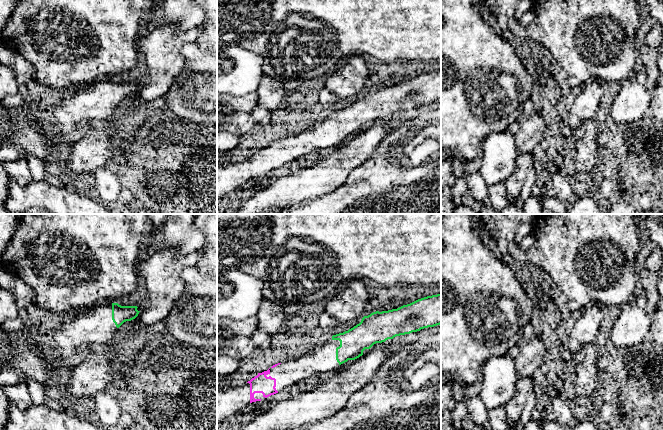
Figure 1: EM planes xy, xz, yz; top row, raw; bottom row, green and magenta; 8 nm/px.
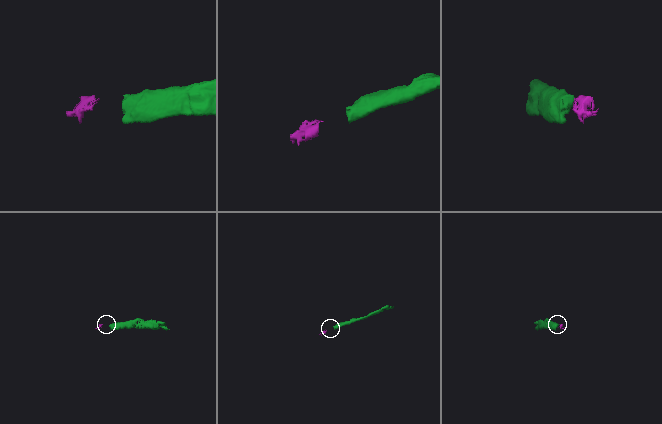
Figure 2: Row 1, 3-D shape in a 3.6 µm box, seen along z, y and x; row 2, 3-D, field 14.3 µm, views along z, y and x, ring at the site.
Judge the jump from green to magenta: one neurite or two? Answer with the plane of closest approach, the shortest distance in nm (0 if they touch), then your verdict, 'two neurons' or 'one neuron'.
xz | 440 nm | one neuron

